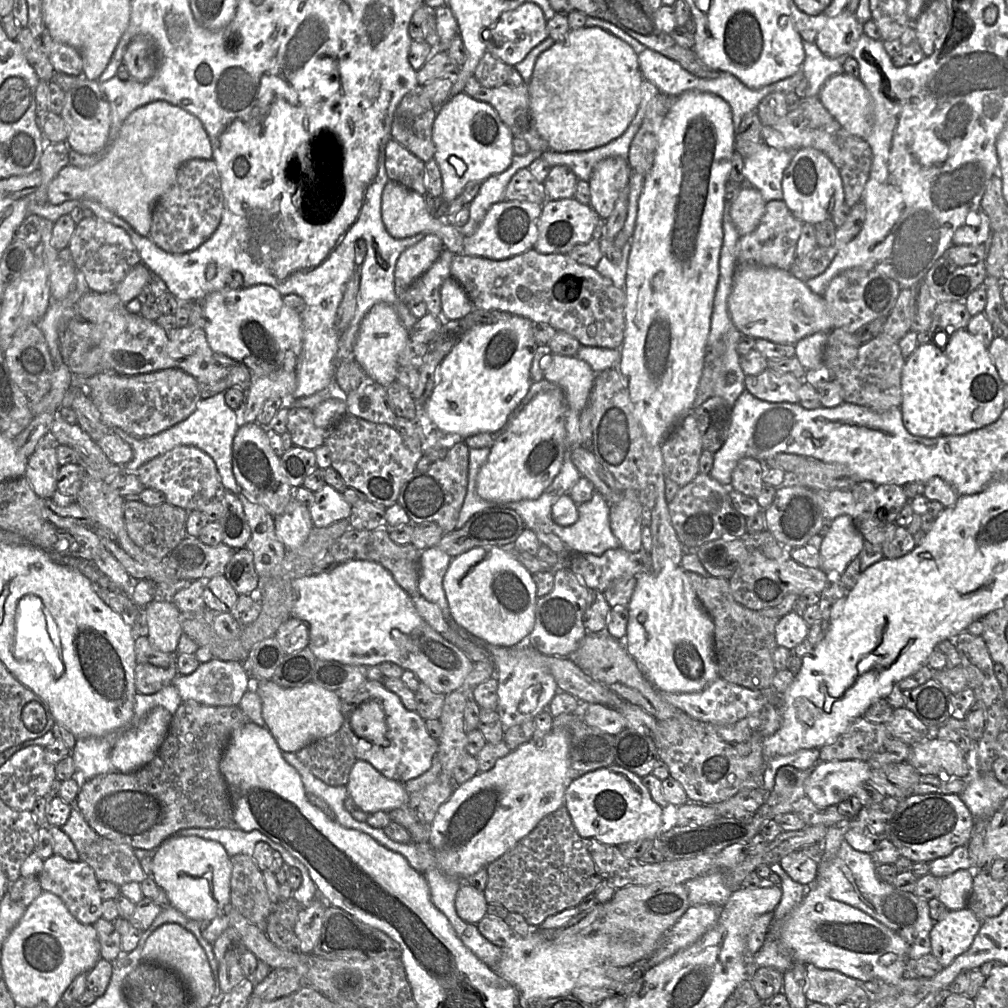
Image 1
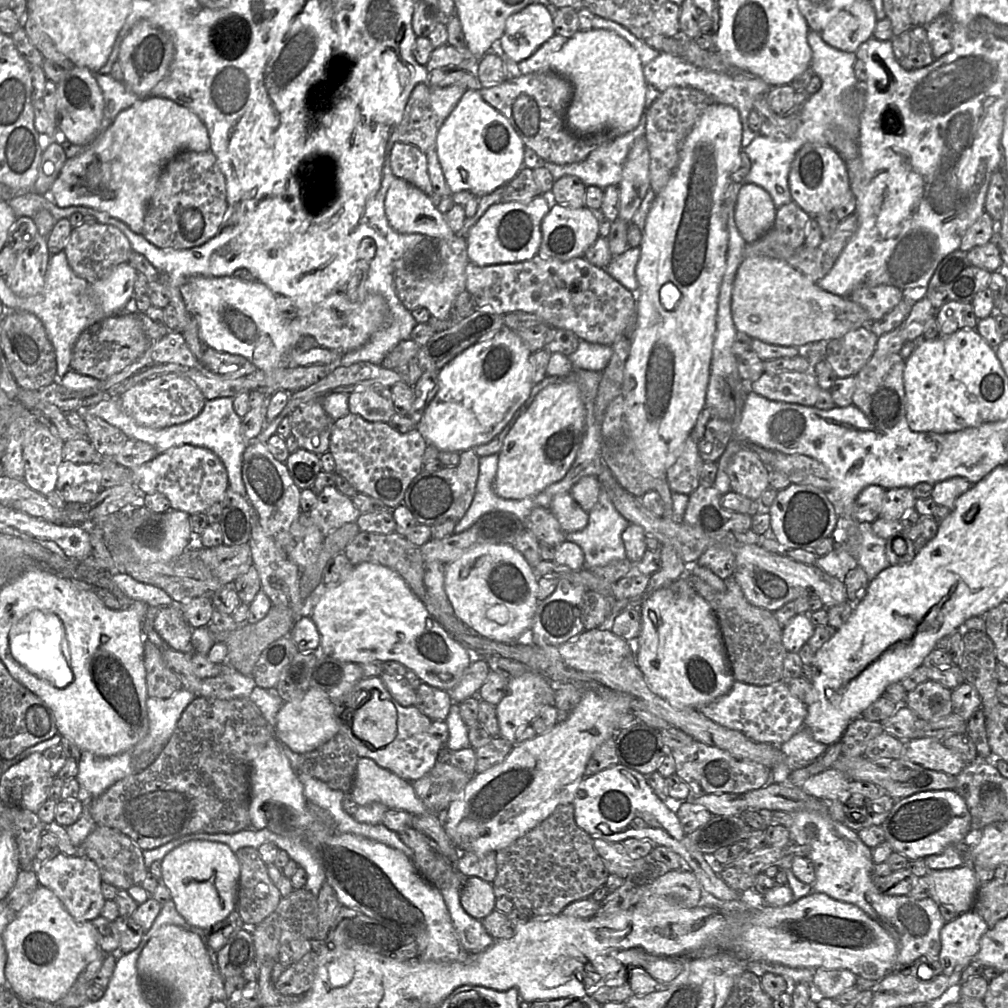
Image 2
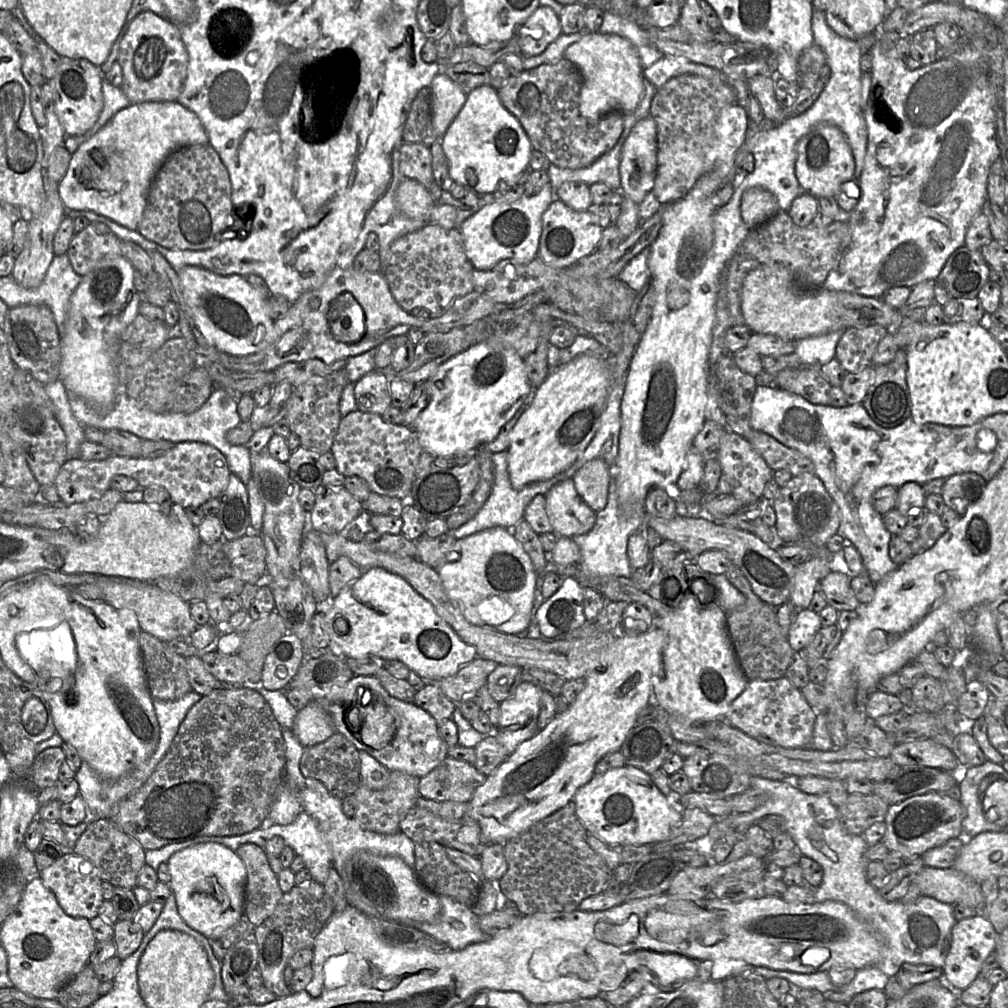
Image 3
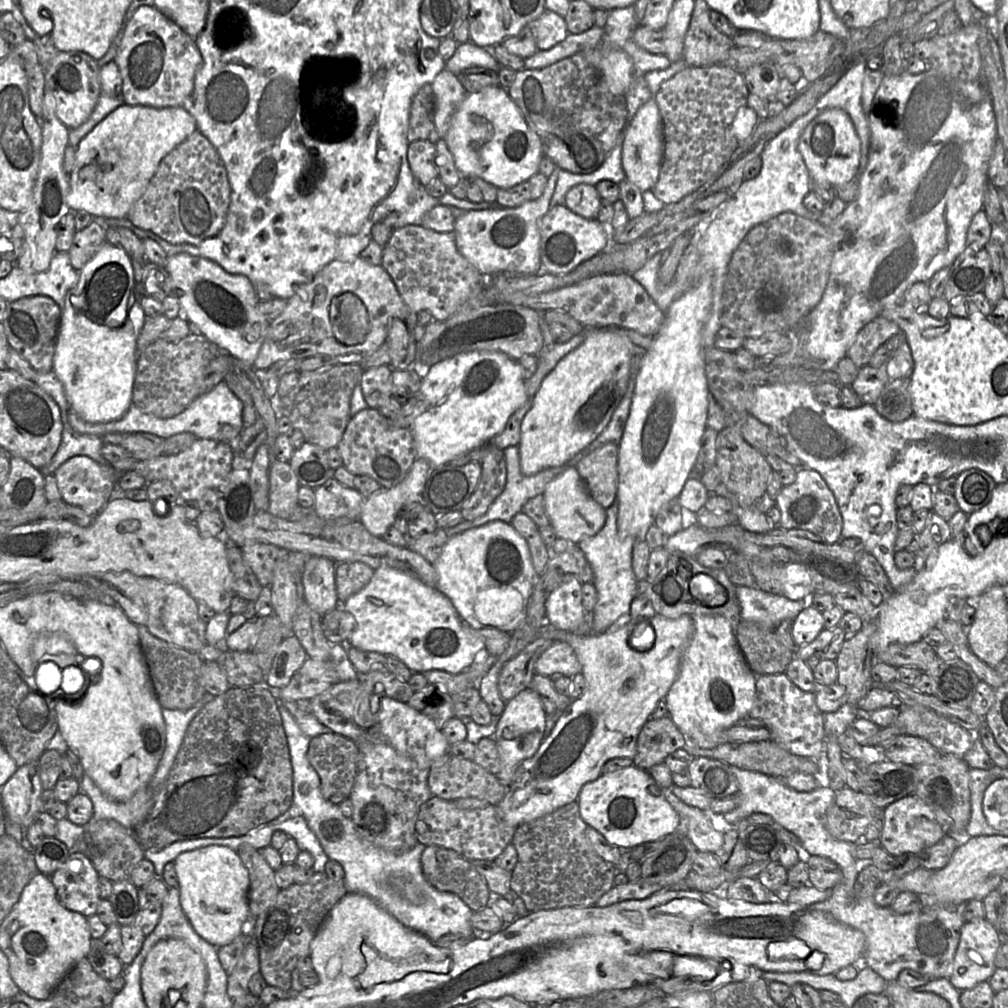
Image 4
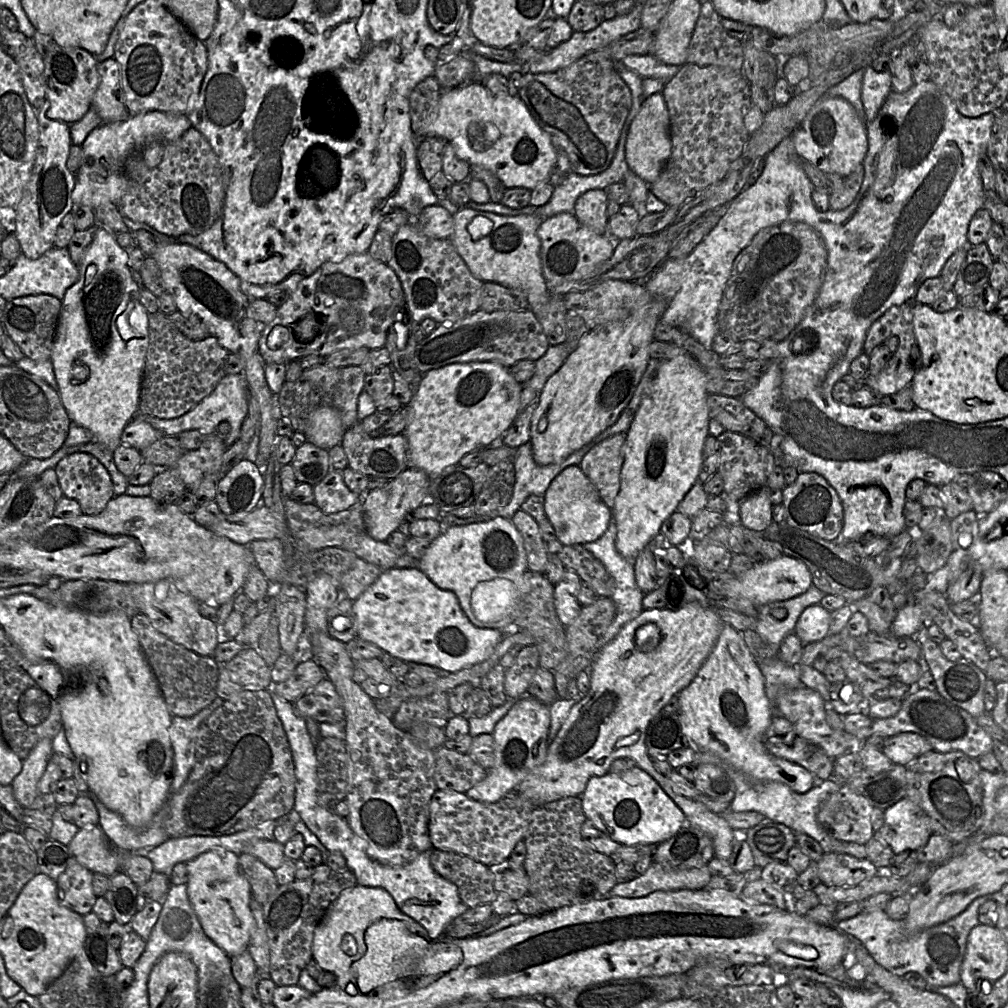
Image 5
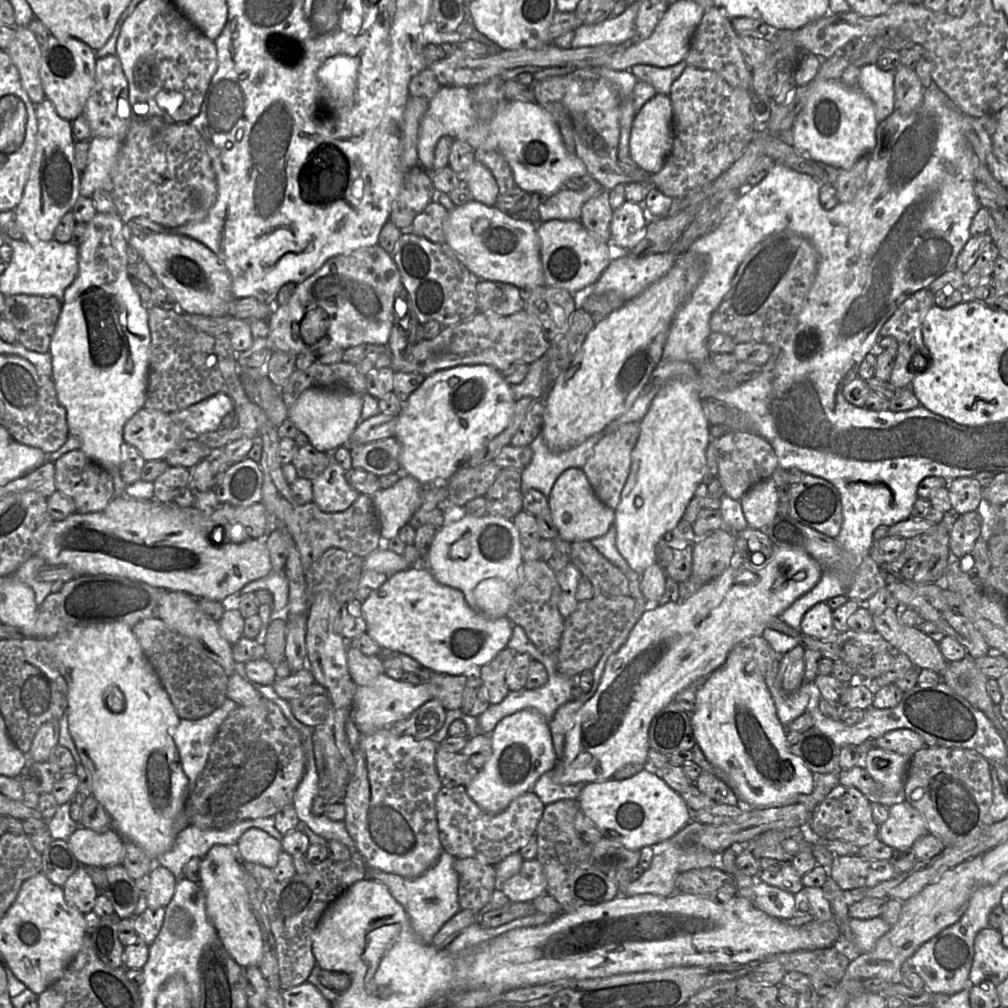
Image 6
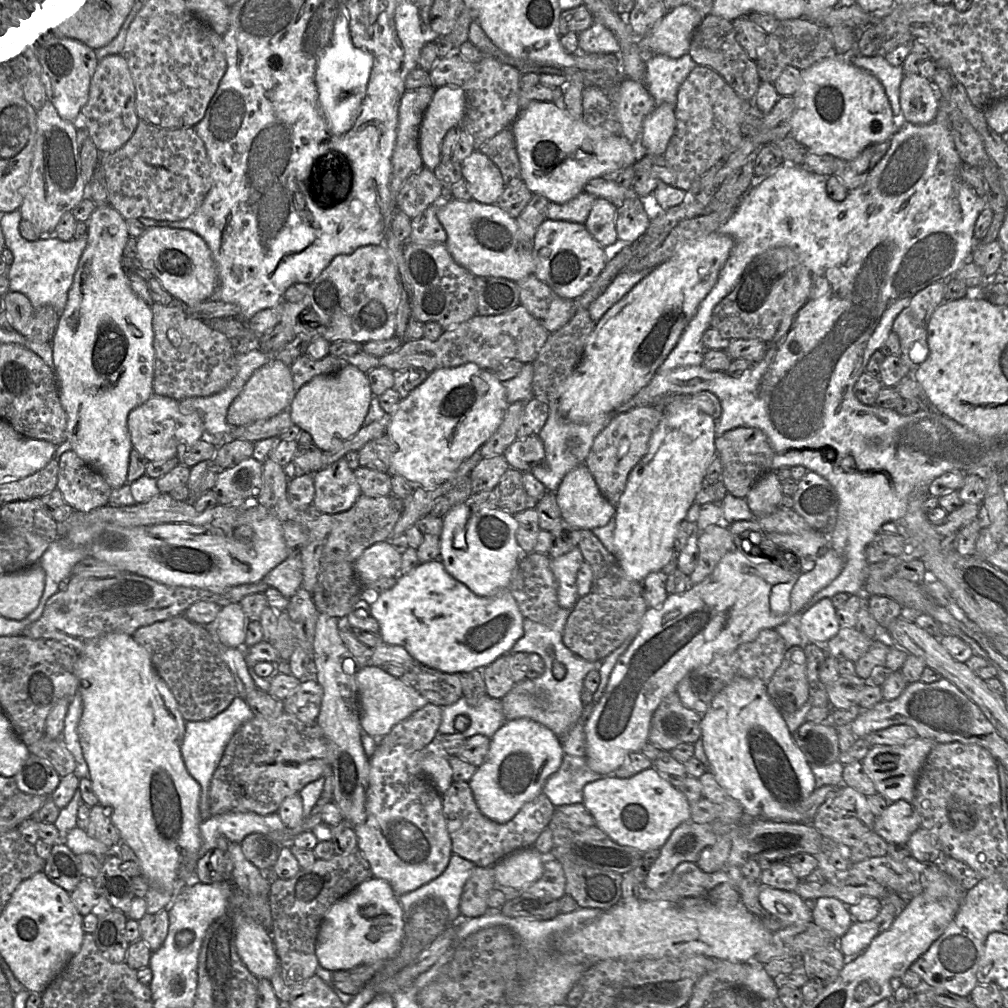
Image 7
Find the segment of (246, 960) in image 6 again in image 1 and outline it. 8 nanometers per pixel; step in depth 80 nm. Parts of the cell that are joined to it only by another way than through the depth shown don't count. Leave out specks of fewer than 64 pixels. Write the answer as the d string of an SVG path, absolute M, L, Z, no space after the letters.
M173 835L155 850L152 858L151 877L167 893L171 905L197 921L212 920L231 904L231 872L231 857L223 845L198 836Z

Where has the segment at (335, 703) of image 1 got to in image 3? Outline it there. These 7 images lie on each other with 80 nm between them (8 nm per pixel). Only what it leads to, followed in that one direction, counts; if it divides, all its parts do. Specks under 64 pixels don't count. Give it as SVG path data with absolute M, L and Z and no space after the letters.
M311 699L297 712L291 730L304 747L323 742L336 732L331 717L317 699Z

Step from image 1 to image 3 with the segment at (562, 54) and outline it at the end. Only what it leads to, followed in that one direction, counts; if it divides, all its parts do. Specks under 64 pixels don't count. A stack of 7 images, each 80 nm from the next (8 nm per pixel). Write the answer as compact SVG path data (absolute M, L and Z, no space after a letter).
M588 31L579 41L571 44L564 58L574 63L583 76L579 111L587 119L598 119L618 110L633 112L644 93L643 68L636 47L617 34Z

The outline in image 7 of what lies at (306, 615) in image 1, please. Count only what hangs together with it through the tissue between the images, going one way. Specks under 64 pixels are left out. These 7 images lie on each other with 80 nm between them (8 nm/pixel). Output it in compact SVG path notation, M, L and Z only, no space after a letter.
M440 560L419 564L410 572L399 575L396 584L392 588L381 592L378 598L370 604L370 611L372 616L379 623L379 636L384 643L400 646L419 663L446 673L466 673L474 669L478 669L482 672L485 666L489 665L500 656L511 653L513 645L523 635L524 617L508 589L487 597L477 596L465 584L453 578L446 571Z

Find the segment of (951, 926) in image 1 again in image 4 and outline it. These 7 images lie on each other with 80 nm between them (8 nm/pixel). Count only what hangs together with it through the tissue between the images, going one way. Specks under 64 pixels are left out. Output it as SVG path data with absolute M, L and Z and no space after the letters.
M986 918L965 922L960 929L960 940L949 976L951 984L959 991L970 990L982 981L989 981L996 971L995 958L1003 935Z

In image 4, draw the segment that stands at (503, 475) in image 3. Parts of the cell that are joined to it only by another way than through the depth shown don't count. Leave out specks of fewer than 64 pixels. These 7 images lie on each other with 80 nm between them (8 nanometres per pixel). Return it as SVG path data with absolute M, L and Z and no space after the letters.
M510 446L506 449L504 449L503 454L506 462L506 469L507 469L507 479L506 484L504 487L504 490L502 493L494 500L494 502L490 505L489 509L479 518L476 518L471 521L462 521L458 525L445 529L446 536L448 538L451 538L457 534L460 534L466 530L479 527L482 525L485 525L489 522L495 521L495 520L501 520L506 523L511 523L513 517L520 511L522 511L523 505L532 497L543 494L546 486L548 483L550 483L554 478L559 476L561 473L563 473L566 469L569 467L576 467L577 464L582 460L584 456L587 454L585 453L586 448L581 450L579 453L577 453L573 458L568 460L566 463L546 468L536 474L533 475L523 475L520 469L520 458L519 458L519 449L518 446Z

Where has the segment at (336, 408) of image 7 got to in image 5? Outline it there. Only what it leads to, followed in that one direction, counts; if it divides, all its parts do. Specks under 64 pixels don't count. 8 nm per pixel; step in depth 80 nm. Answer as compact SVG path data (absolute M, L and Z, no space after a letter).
M330 406L317 407L305 419L307 441L324 450L341 445L345 432L339 411Z

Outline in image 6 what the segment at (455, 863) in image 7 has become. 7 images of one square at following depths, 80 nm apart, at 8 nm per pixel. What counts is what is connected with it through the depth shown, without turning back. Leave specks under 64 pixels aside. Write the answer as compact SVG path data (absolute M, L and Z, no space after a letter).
M443 852L431 868L415 878L367 867L367 878L365 879L373 879L385 884L392 896L404 908L414 932L424 942L432 942L436 933L461 910L458 898L459 877L453 866L454 859L453 855Z

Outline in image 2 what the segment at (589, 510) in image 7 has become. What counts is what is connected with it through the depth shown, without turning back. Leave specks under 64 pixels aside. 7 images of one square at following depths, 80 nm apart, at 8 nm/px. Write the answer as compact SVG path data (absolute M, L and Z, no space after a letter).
M570 492L555 495L550 505L550 511L564 533L583 530L589 521L588 512L577 504Z

